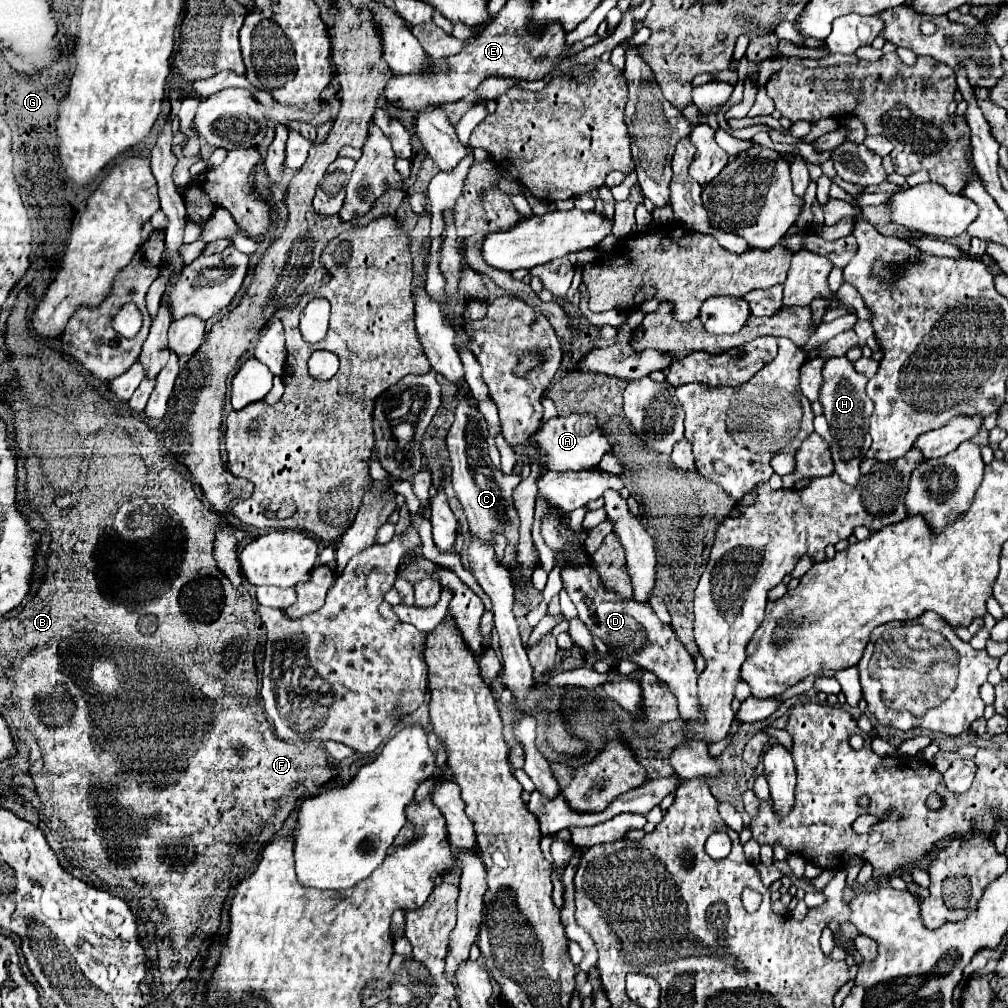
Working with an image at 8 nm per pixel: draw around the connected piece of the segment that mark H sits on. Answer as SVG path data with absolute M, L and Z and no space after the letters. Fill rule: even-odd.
M846 356L828 358L822 368L822 376L824 376L824 386L820 390L820 402L824 406L824 416L828 420L830 432L834 436L834 442L830 448L832 460L834 460L834 472L846 484L856 486L860 480L860 462L866 456L872 442L868 434L868 418L872 414L872 402L864 392L868 378L860 376L854 370L854 364Z

